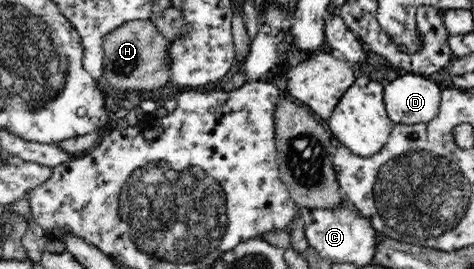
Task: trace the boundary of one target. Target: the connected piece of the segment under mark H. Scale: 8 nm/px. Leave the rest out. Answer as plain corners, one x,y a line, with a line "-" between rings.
134,19
122,23
102,37
102,85
121,91
153,91
169,85
170,61
167,61
167,38
150,20

